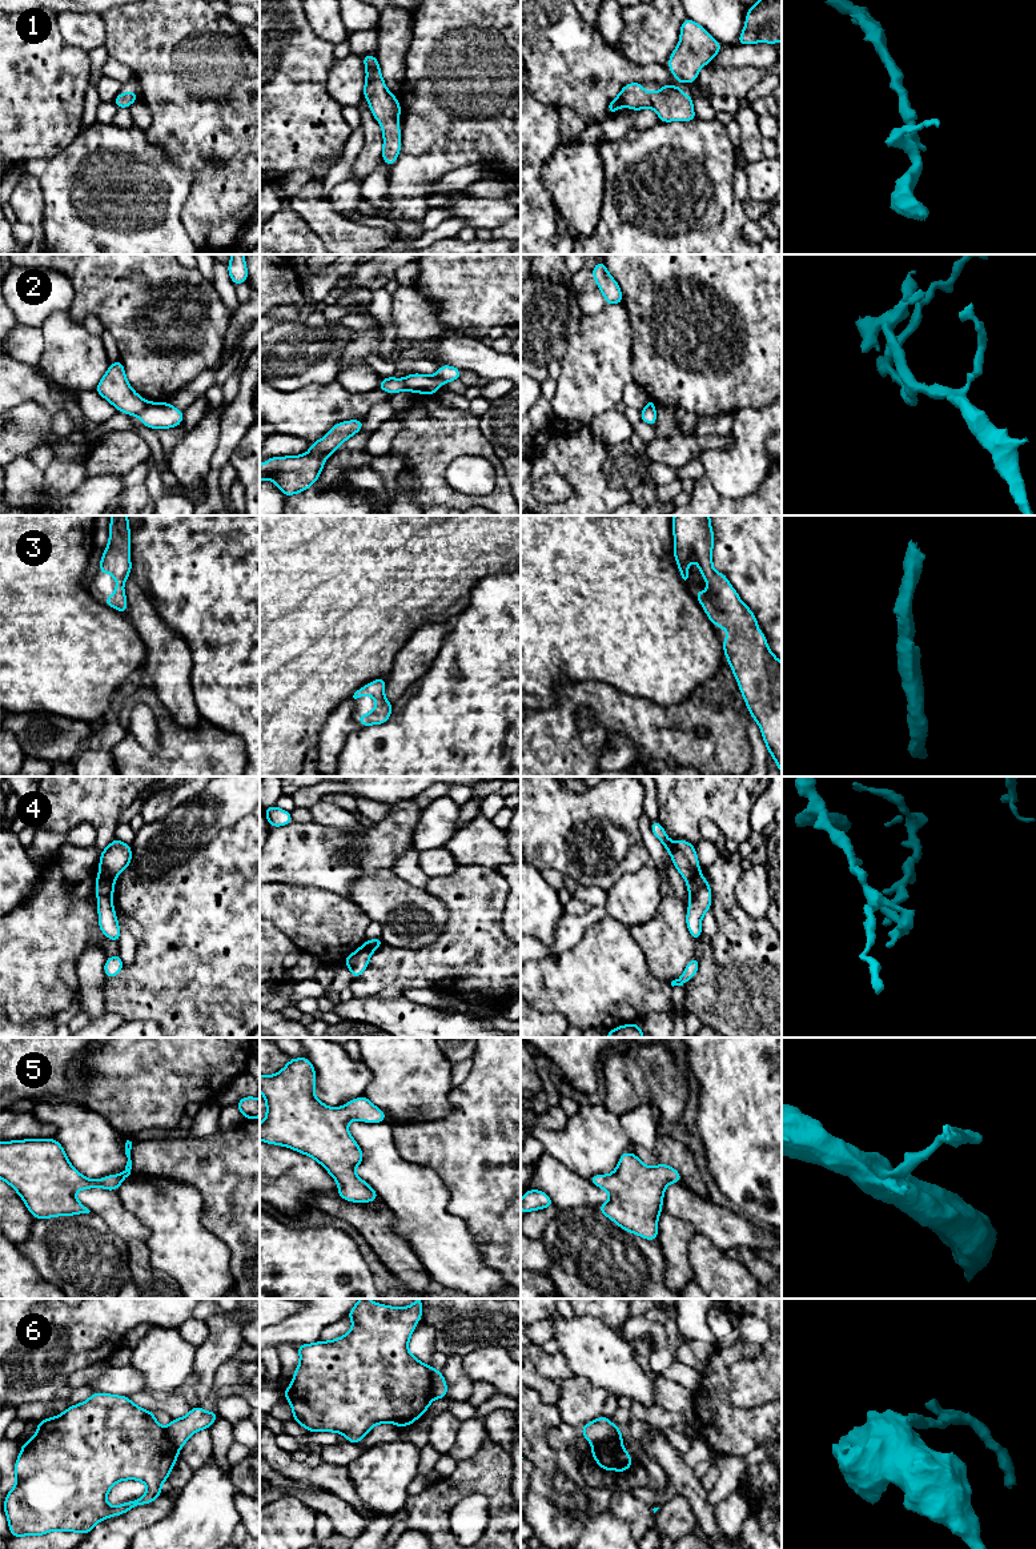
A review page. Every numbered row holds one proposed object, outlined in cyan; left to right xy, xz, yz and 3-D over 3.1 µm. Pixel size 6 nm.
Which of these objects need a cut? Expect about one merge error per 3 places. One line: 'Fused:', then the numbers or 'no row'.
Fused: 2, 4, 6

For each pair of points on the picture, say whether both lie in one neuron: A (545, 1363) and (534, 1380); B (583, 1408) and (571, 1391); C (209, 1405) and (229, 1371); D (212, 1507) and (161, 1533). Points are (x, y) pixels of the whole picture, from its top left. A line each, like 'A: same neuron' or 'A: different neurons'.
A: different neurons
B: same neuron
C: same neuron
D: same neuron

